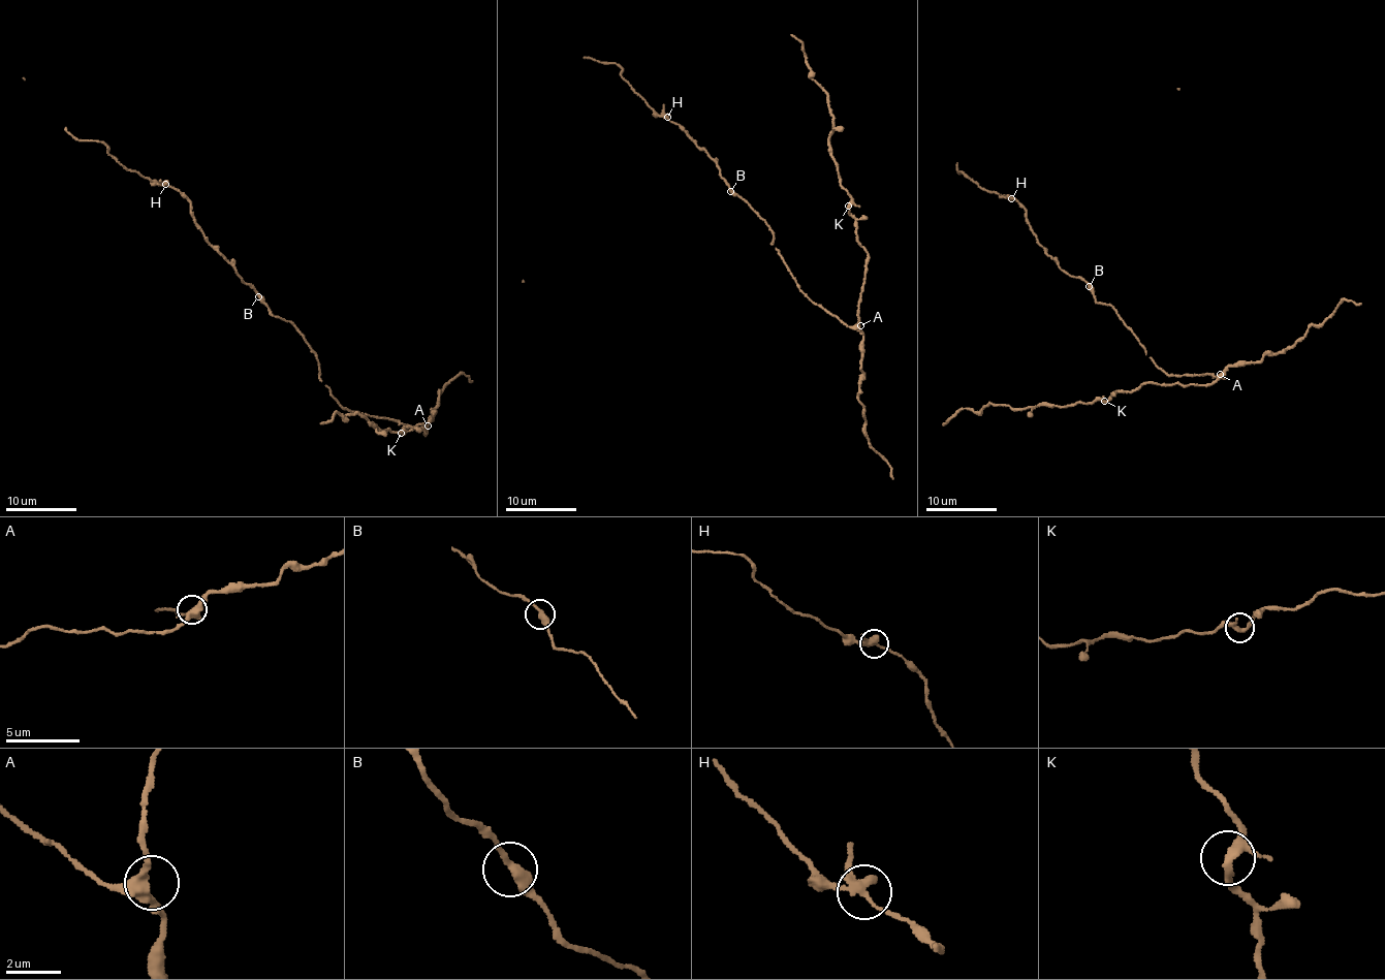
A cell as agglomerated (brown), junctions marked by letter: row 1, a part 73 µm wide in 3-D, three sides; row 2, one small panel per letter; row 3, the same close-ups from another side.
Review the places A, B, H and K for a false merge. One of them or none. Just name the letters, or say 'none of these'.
H

